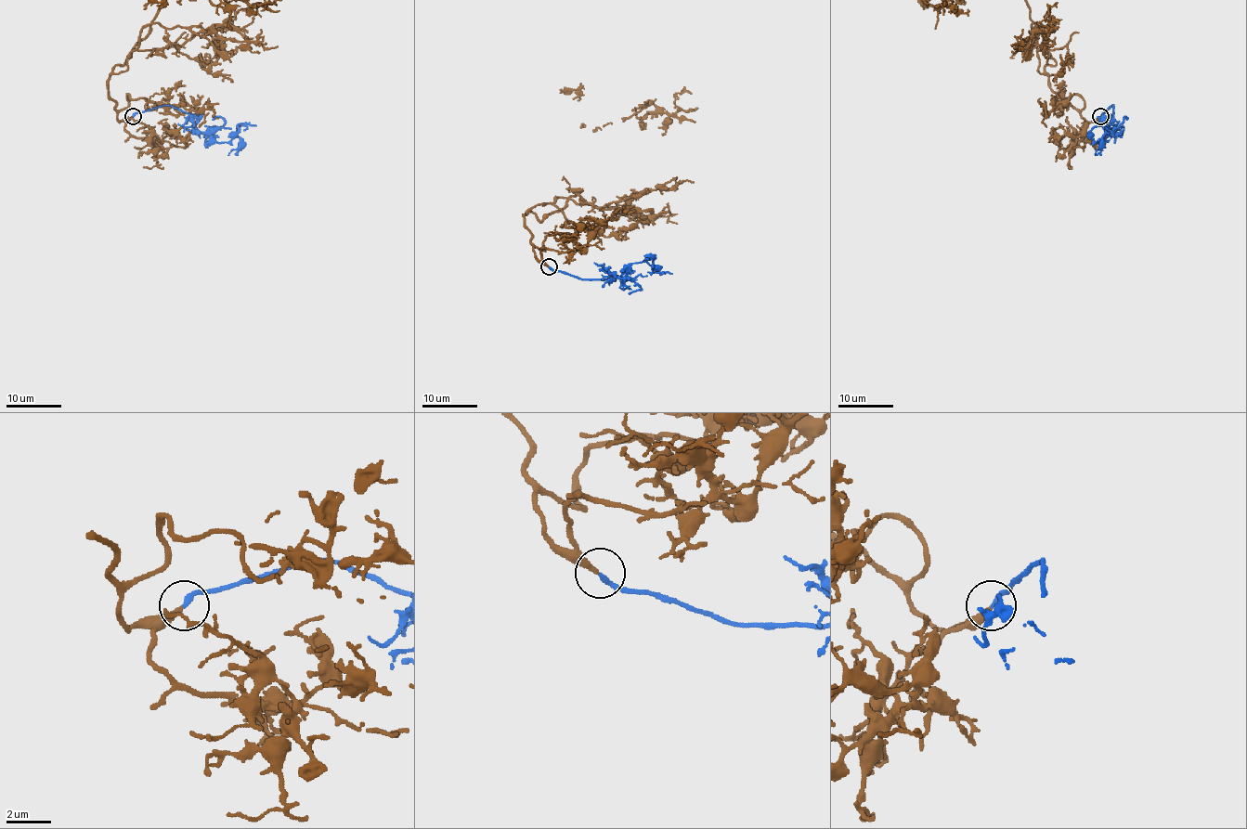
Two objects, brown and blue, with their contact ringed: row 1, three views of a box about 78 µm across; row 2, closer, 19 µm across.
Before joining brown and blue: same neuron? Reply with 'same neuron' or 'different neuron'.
same neuron

